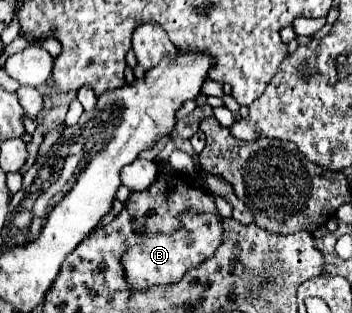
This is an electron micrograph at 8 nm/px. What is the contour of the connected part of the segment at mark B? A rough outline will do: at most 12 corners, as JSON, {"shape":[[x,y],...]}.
{"shape":[[219,213],[177,215],[121,263],[131,291],[173,285],[219,249]]}

